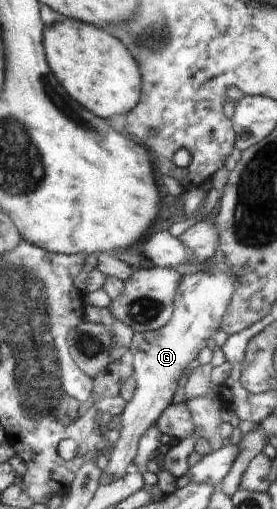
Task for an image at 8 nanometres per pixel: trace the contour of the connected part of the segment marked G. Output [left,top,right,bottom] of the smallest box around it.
[103,272,236,480]

